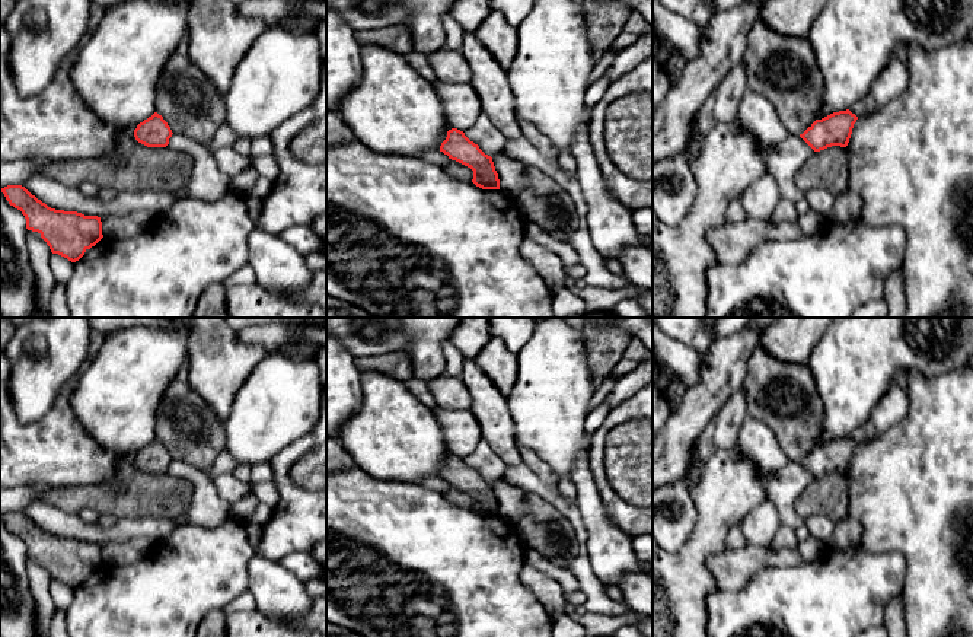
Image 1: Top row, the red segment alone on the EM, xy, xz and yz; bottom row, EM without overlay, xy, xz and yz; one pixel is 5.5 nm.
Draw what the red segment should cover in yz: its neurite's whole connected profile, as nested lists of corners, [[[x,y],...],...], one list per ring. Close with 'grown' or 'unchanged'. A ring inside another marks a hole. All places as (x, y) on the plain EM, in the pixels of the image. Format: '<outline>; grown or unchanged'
[[[849,436],[816,446],[800,464],[814,477],[832,472],[846,474],[858,443]]]; unchanged

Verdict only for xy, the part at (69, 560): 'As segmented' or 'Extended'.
As segmented

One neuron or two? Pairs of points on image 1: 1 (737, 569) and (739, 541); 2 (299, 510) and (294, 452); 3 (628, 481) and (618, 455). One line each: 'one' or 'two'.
1: two
2: one
3: one

